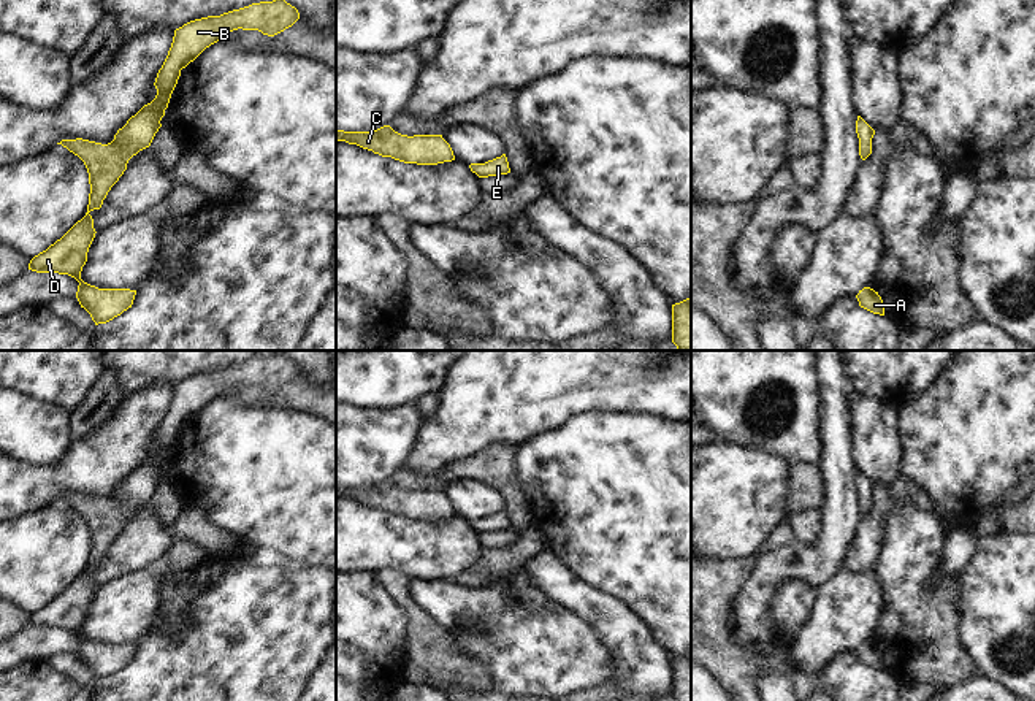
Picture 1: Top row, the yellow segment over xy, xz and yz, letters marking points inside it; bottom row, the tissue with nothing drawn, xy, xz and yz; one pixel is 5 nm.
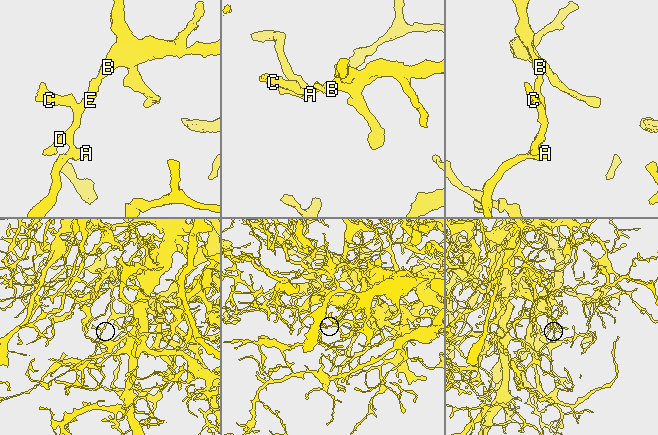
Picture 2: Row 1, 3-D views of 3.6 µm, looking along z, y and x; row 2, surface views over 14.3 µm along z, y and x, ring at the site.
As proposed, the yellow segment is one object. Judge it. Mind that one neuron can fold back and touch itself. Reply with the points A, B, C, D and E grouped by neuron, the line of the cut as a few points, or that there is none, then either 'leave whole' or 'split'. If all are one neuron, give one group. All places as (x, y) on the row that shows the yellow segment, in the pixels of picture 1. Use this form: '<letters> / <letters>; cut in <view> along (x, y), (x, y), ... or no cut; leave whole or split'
A B C D E; no cut; leave whole

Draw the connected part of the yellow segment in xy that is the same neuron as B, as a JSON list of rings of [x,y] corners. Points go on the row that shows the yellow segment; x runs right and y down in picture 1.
[[[273,0],[252,3],[220,16],[195,19],[176,29],[168,56],[154,82],[155,98],[132,116],[117,130],[111,143],[101,144],[82,138],[57,143],[78,155],[87,168],[90,184],[87,213],[60,239],[35,255],[29,270],[74,278],[79,282],[76,298],[95,325],[106,324],[132,308],[136,290],[98,289],[81,279],[89,247],[97,233],[89,213],[101,208],[108,192],[127,170],[128,160],[151,146],[162,127],[160,121],[182,68],[228,32],[238,29],[258,30],[263,35],[274,36],[292,27],[298,19],[300,13],[295,6],[285,0]]]

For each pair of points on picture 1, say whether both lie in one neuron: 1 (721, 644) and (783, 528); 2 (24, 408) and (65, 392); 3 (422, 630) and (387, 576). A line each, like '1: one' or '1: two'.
1: one
2: two
3: one

